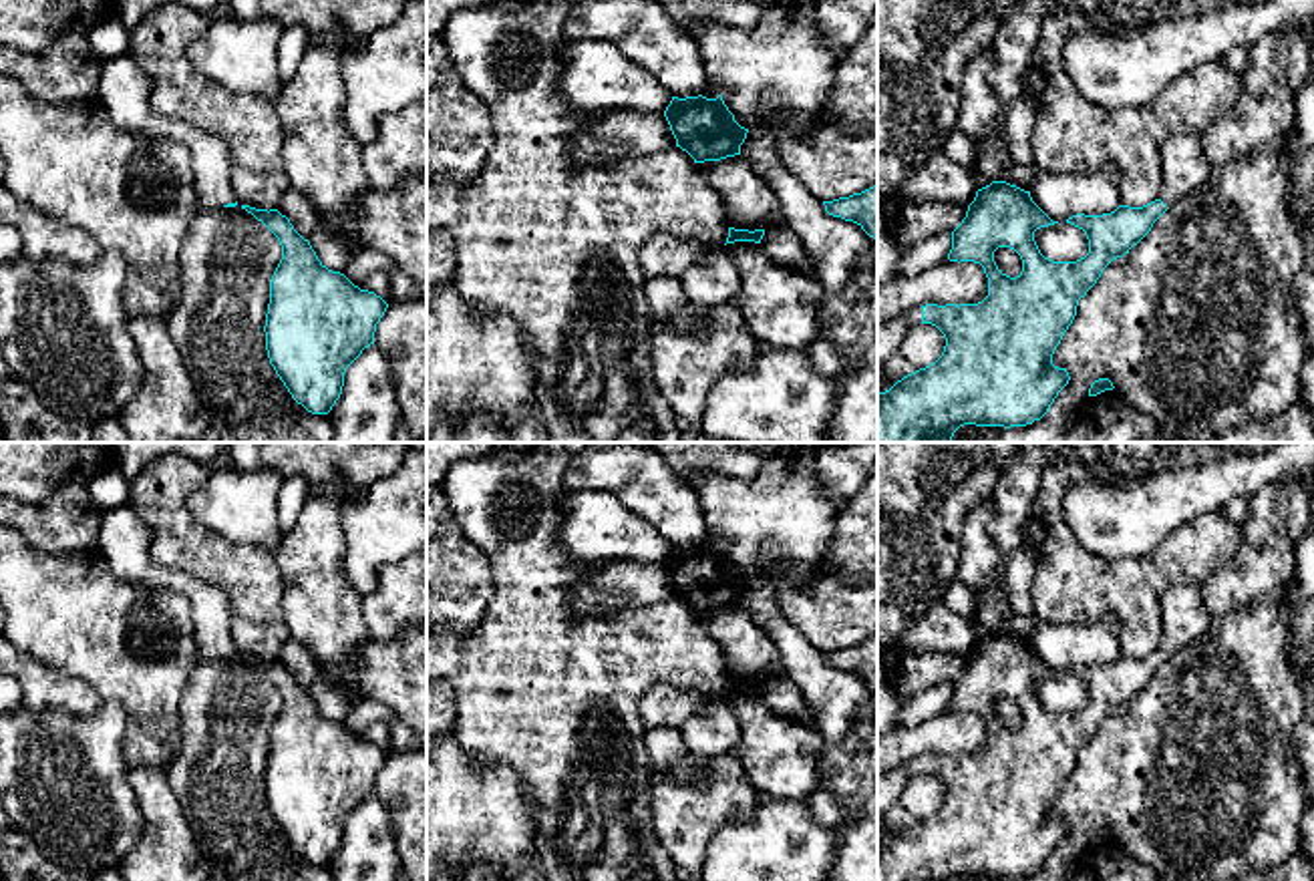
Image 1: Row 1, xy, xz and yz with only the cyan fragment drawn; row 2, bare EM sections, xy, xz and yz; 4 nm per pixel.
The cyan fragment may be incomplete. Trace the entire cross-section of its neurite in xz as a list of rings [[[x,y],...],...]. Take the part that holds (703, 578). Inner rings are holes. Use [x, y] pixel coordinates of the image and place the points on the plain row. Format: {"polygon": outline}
{"polygon": [[[702,545],[672,547],[664,567],[676,589],[676,597],[686,601],[694,613],[741,605],[741,595],[749,583],[749,579],[734,571],[720,545],[716,549]]]}

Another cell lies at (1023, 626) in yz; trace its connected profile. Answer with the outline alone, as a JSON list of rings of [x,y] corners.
[[[1010,613],[1010,618],[1004,624],[1006,634],[1016,636],[1024,642],[1030,642],[1034,636],[1034,630],[1038,626],[1038,618],[1034,613]]]

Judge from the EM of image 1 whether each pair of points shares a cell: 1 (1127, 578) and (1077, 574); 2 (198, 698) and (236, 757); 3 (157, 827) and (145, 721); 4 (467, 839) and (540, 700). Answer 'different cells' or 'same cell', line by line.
1: same cell
2: same cell
3: different cells
4: different cells

